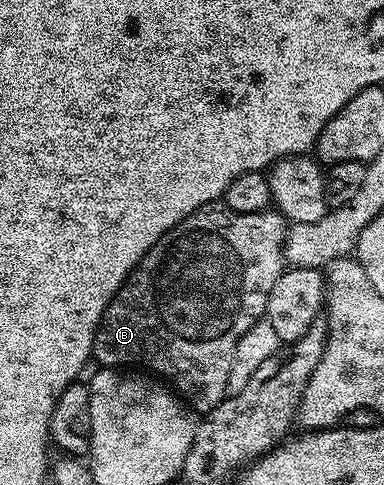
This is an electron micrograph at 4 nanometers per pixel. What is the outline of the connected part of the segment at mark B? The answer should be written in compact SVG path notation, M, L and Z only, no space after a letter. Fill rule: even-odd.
M216 202L207 204L203 208L198 208L193 214L189 214L187 220L182 220L176 228L165 233L148 250L145 258L141 258L139 265L127 275L127 281L123 283L121 290L117 290L117 294L109 302L109 306L95 331L95 341L91 347L94 363L97 362L96 365L104 368L114 369L118 369L120 366L131 366L127 364L140 364L141 367L148 368L148 370L143 369L148 373L156 372L156 374L151 374L156 377L164 376L164 378L159 378L166 381L196 413L206 414L212 412L228 395L229 366L233 366L233 350L237 350L237 342L241 342L241 334L245 334L245 330L249 330L249 326L253 326L258 320L264 319L269 294L273 291L277 278L285 271L283 245L287 243L288 231L288 221L284 220L275 210L258 212L257 214L237 214L233 210L229 210L226 204Z

